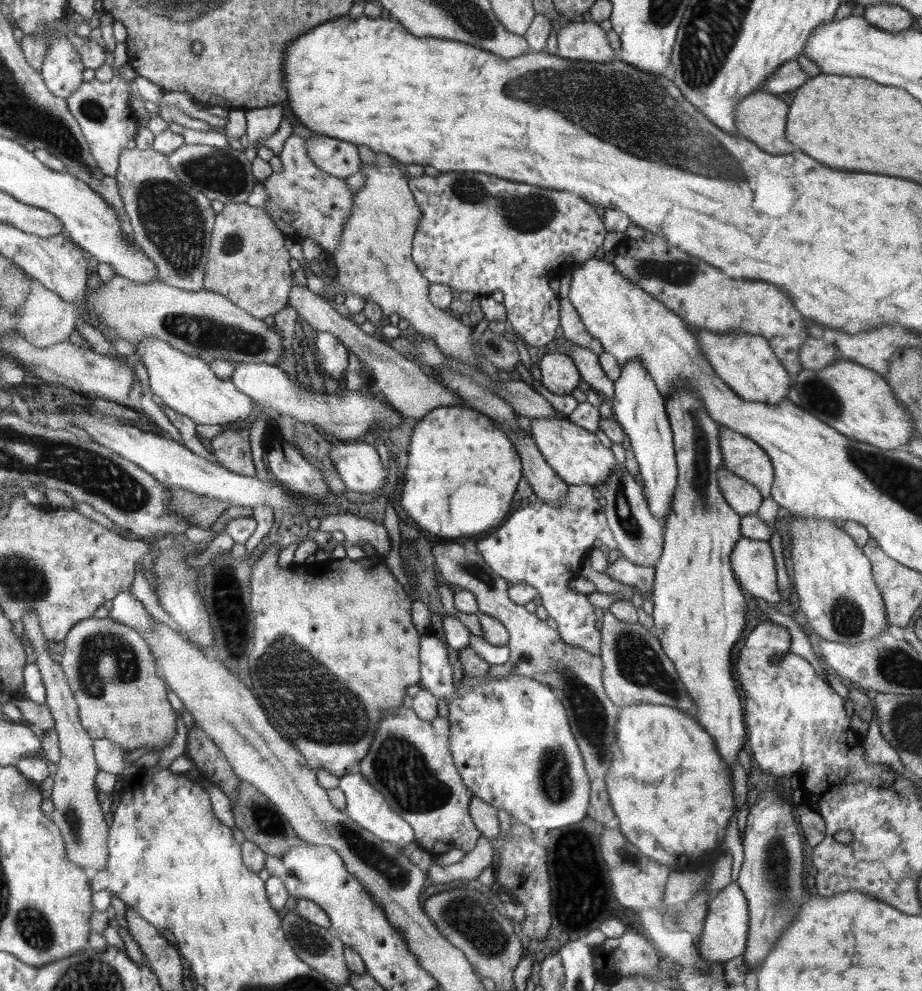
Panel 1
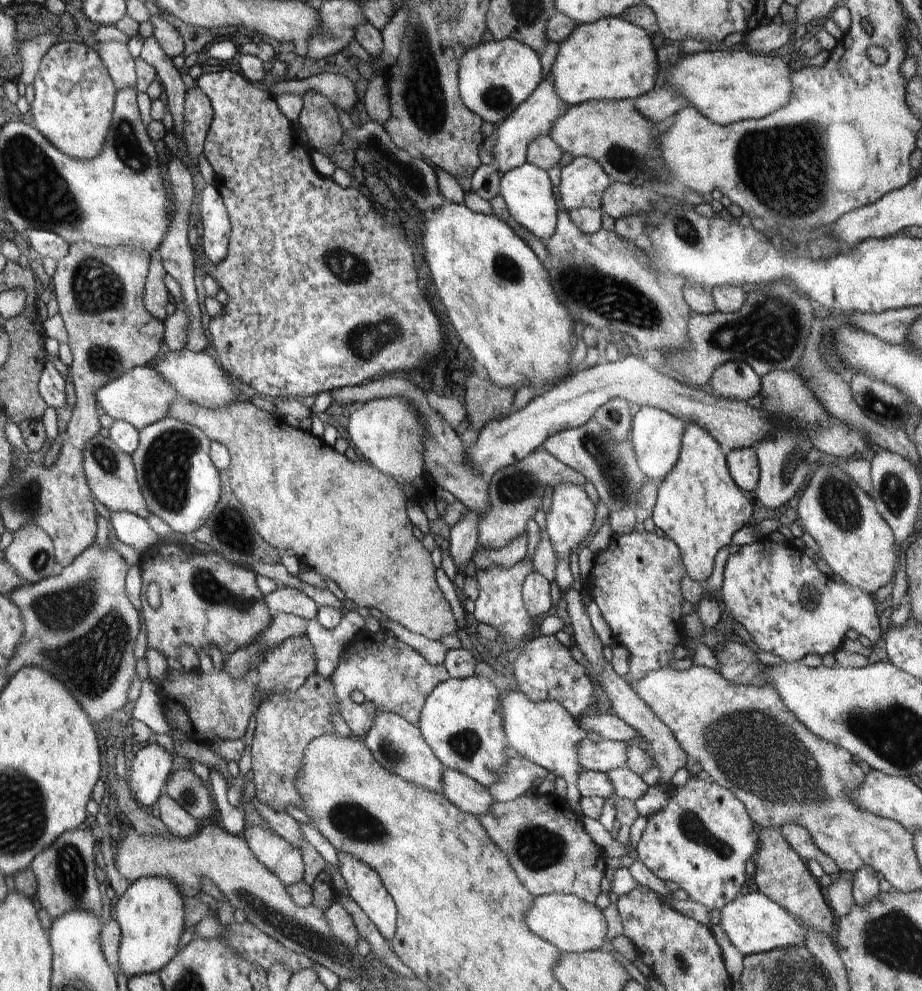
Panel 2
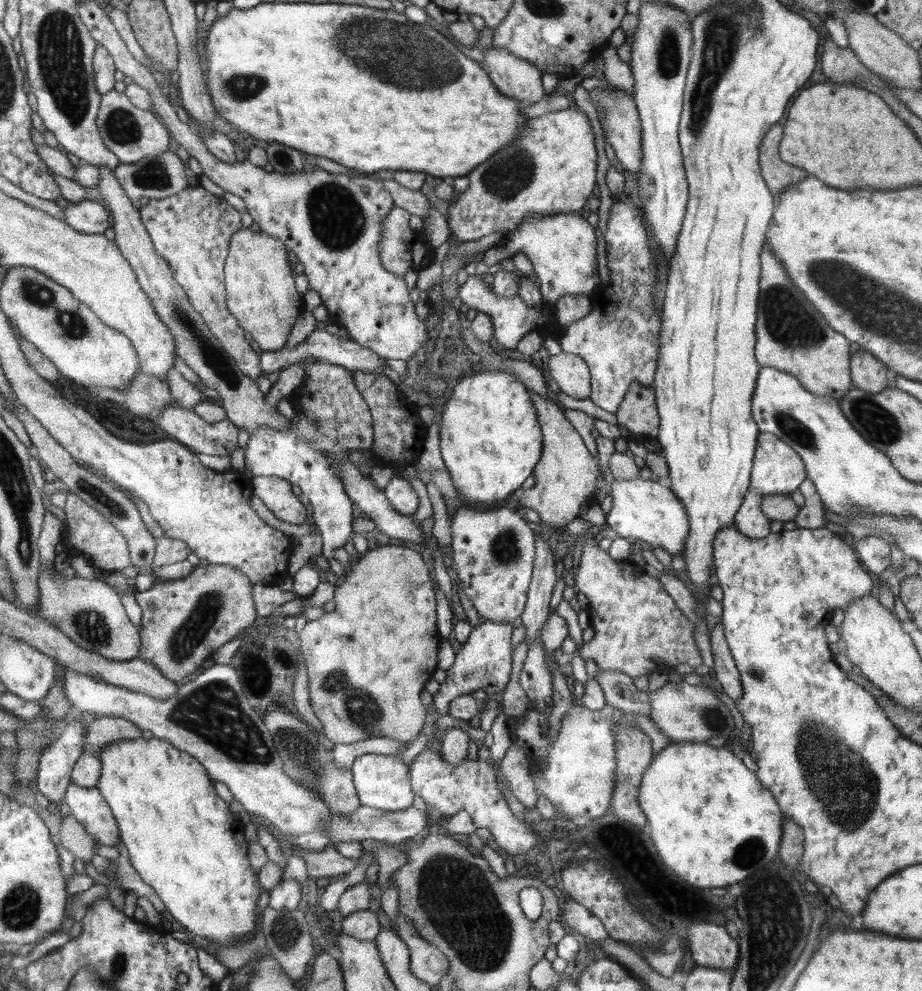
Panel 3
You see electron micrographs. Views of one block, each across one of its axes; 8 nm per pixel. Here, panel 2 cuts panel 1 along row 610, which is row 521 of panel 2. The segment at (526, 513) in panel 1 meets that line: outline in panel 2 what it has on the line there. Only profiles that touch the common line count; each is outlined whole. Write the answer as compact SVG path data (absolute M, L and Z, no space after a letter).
M559 484L553 489L552 507L547 515L547 533L554 545L556 553L555 581L559 589L564 592L572 588L574 577L570 569L571 550L576 550L587 538L593 528L596 514L595 497L590 488L579 487L573 484Z

